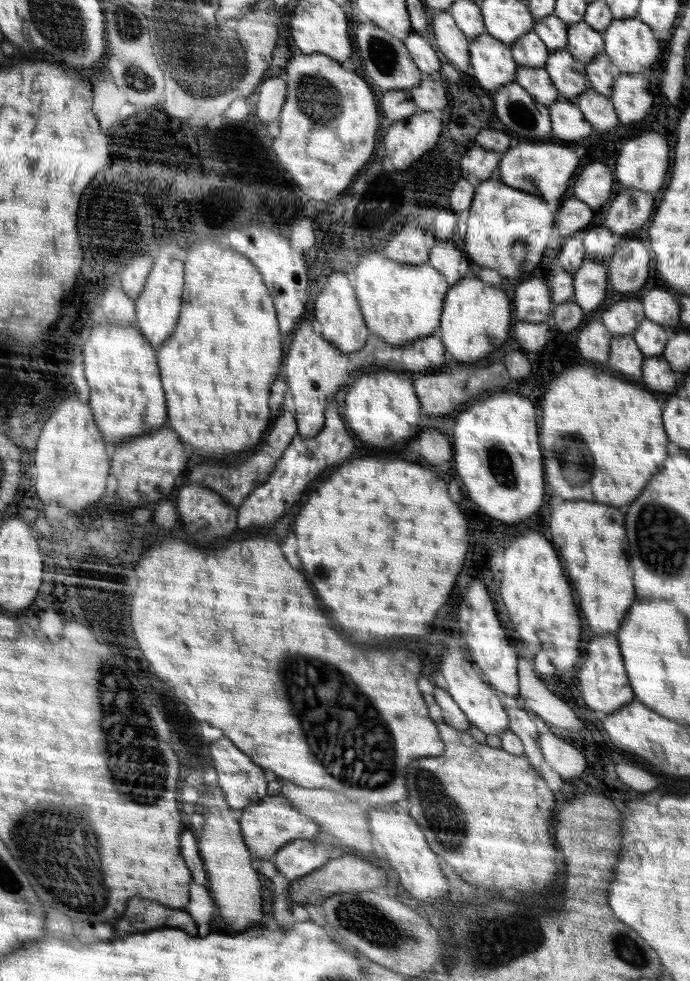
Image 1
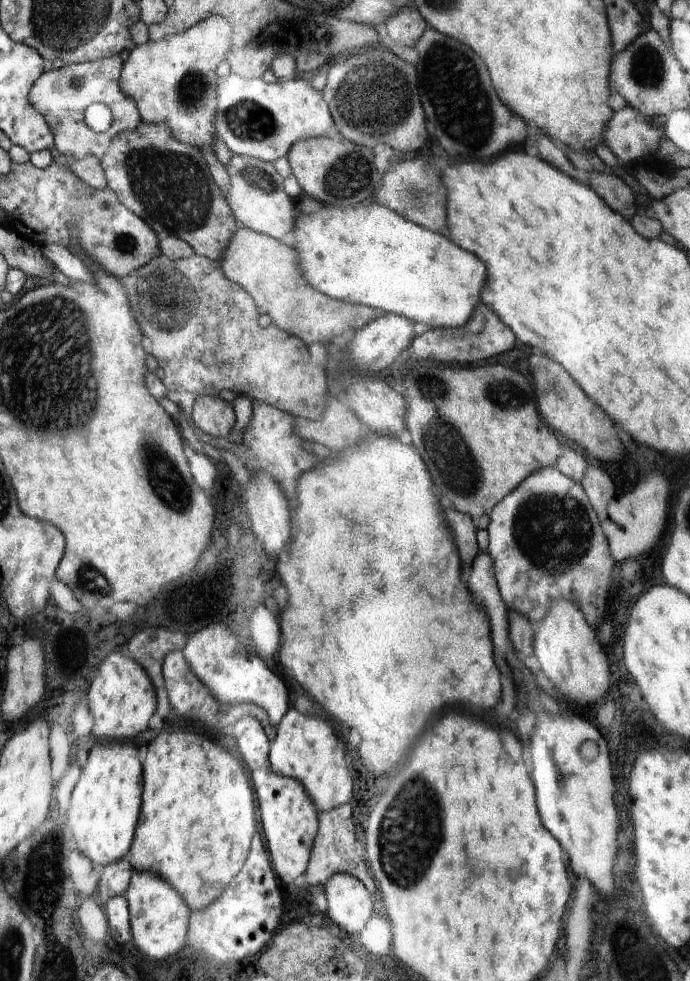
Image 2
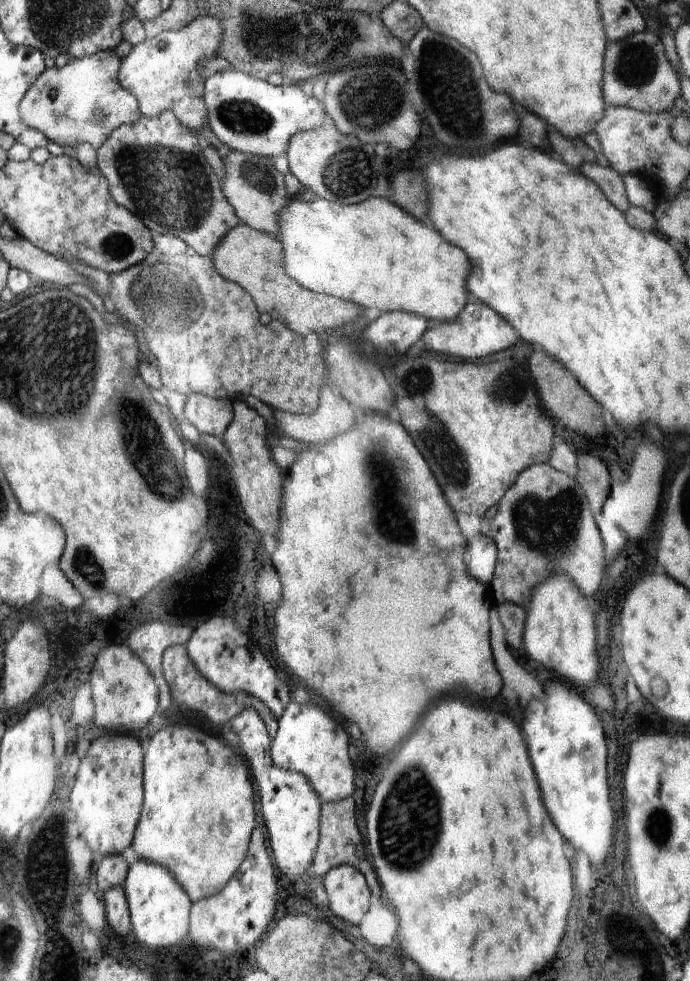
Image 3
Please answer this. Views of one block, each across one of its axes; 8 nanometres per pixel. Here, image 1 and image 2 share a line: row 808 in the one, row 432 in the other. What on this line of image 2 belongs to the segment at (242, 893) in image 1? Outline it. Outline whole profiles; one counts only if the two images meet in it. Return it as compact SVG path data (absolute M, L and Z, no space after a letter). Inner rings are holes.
M200 396L192 409L192 423L202 432L220 438L228 438L235 425L235 410L233 403L217 397Z

